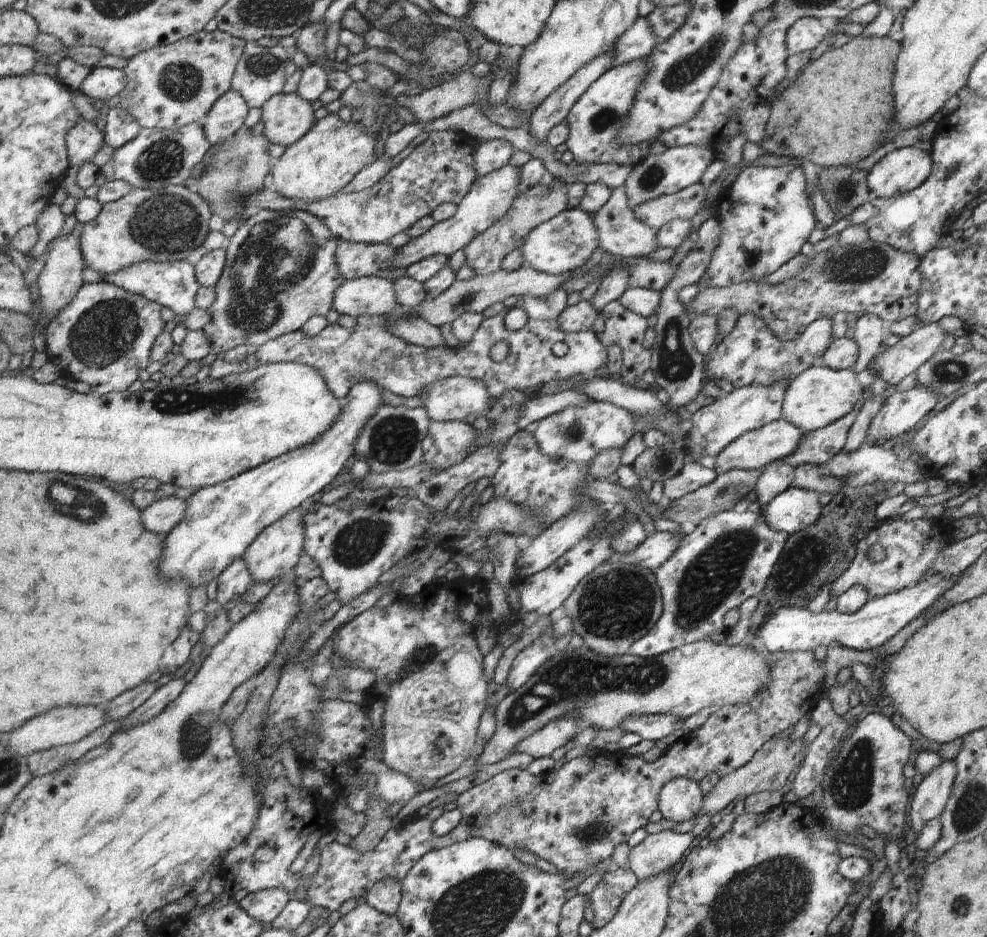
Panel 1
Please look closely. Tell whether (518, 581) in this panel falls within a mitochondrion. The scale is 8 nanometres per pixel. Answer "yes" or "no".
no

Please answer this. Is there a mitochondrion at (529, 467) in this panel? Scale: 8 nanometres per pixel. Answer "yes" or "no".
no

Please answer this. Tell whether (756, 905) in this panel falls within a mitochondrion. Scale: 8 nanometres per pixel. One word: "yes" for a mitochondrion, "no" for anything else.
yes

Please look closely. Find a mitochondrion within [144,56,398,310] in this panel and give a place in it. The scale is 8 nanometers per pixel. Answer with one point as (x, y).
(182, 81)

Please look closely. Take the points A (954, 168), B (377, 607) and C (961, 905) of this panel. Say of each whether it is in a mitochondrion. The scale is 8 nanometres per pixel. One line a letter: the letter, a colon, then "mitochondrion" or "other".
A: mitochondrion
B: other
C: mitochondrion

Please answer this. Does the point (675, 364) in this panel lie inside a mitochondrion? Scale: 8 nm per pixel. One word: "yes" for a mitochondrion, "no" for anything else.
yes

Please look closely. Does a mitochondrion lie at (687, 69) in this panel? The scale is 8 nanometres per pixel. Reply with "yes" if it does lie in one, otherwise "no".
yes

